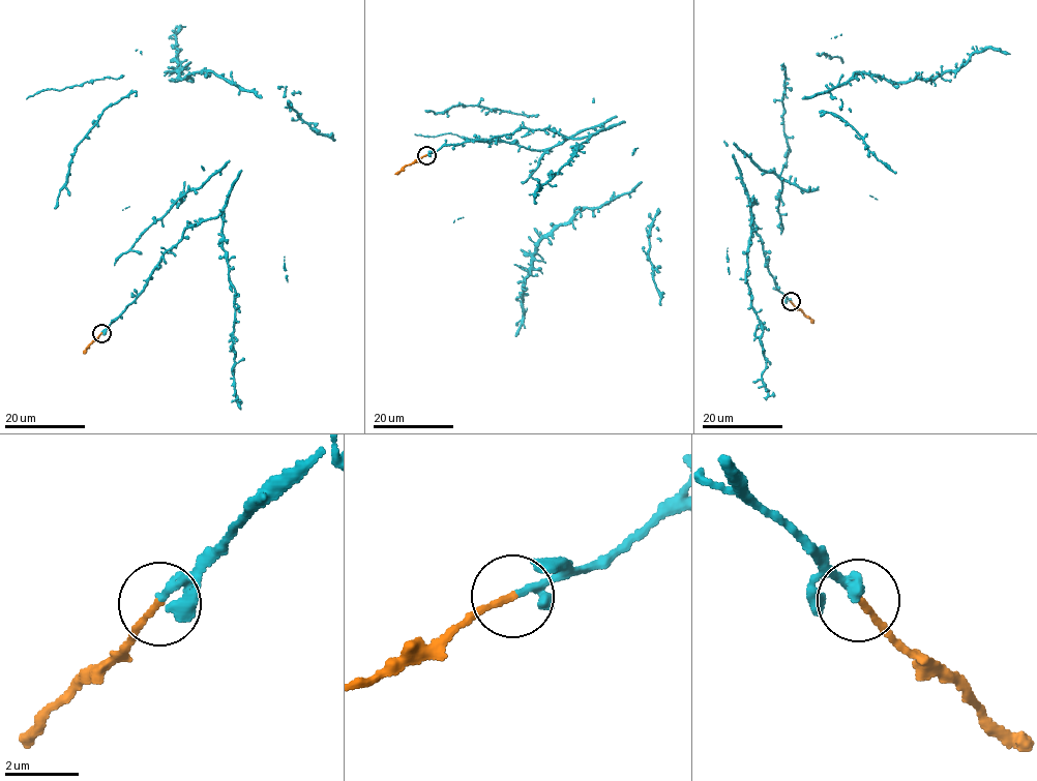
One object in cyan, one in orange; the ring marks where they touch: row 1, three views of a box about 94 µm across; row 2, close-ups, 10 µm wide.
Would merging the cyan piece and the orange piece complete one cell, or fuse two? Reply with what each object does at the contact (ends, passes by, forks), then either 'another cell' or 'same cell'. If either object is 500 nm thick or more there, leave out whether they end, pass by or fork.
cyan passes by; orange ends; same cell

